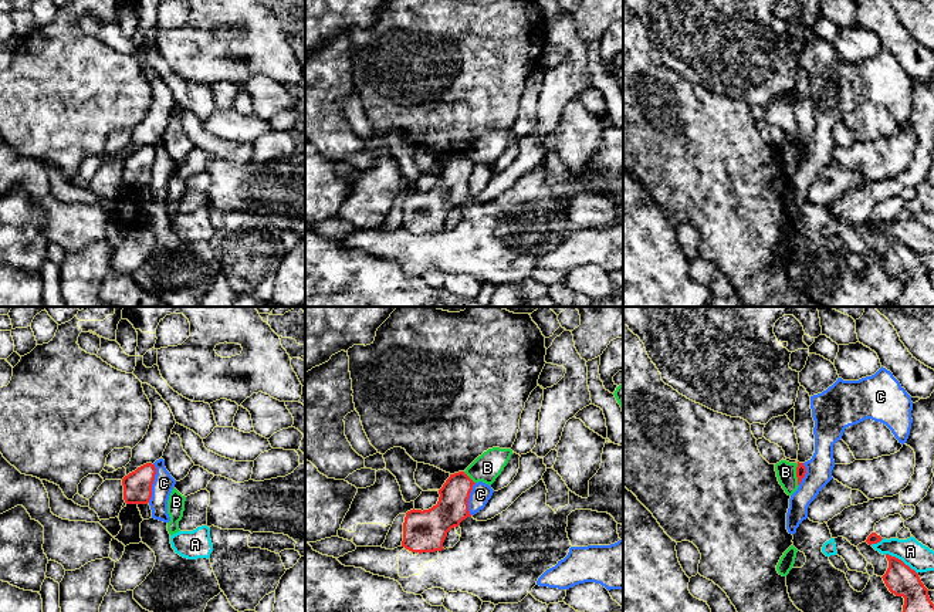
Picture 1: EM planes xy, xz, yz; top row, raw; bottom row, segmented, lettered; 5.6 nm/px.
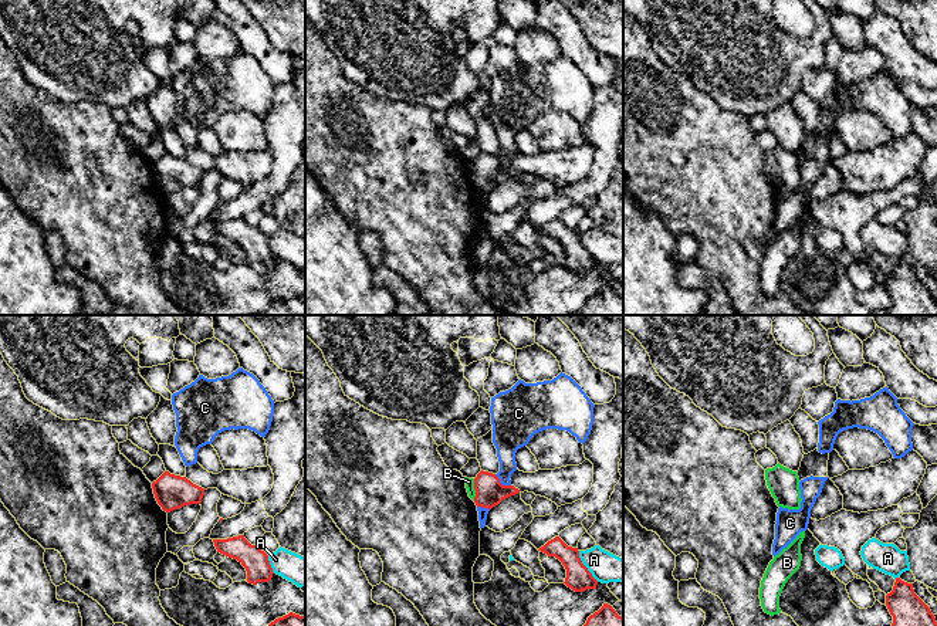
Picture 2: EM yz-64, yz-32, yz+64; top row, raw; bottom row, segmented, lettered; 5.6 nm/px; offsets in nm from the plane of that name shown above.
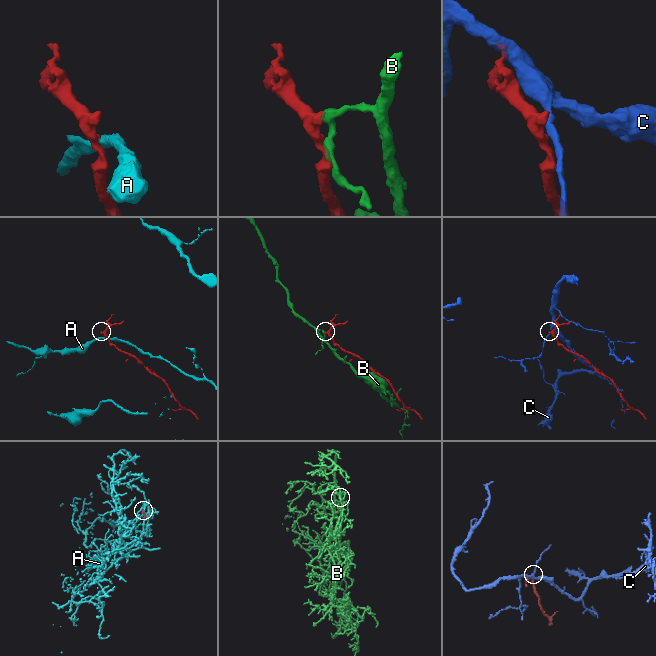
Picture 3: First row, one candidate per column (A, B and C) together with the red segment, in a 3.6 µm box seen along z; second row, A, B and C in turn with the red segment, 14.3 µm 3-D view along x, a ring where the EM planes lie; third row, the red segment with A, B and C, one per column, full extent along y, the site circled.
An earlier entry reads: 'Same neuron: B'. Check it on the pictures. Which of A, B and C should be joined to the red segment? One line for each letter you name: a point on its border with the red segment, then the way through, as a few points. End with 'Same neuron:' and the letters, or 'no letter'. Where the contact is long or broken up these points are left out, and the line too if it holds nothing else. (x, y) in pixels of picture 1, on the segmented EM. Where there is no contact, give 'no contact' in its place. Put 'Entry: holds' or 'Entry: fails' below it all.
Same neuron: no letter
Entry: fails

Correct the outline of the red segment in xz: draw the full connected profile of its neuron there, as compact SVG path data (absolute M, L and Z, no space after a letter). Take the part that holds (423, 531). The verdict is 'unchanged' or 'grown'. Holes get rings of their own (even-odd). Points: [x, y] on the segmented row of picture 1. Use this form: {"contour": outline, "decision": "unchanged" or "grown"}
{"contour": "M464 471L450 474L439 490L440 497L436 506L406 513L402 547L419 554L444 550L447 532L471 517L468 498L474 484Z", "decision": "unchanged"}

